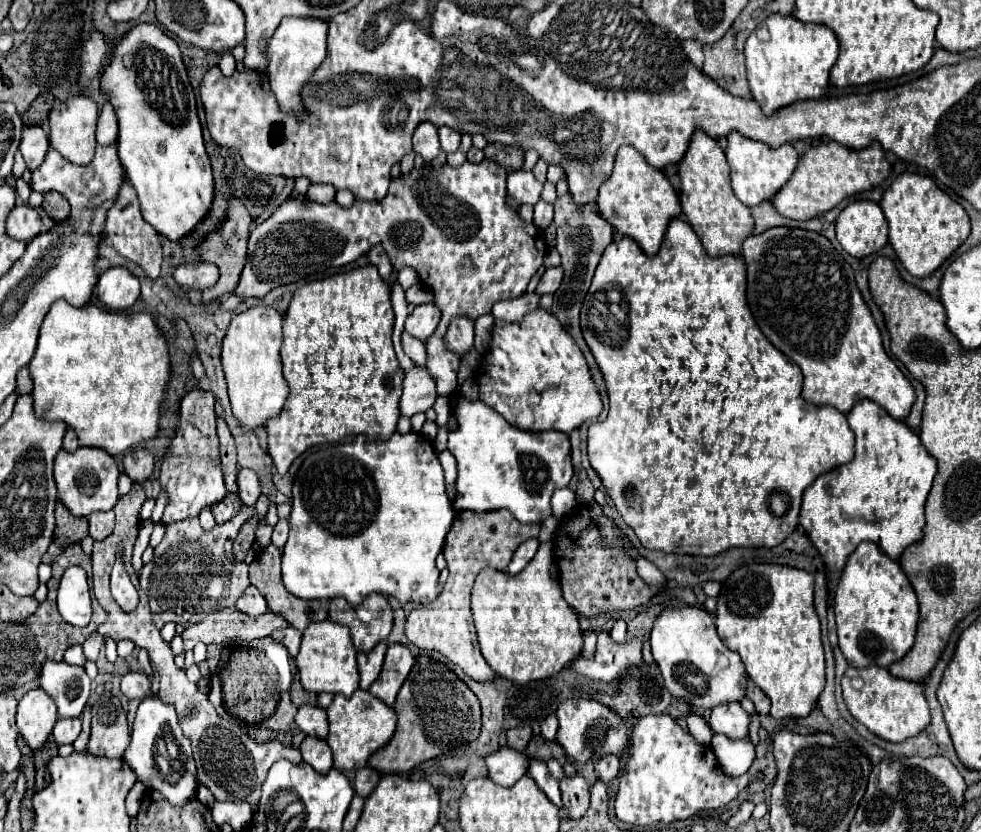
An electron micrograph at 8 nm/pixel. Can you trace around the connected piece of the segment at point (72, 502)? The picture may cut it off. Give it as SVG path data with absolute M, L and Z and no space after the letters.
M79 447L75 453L61 451L55 457L55 483L59 499L77 517L89 517L95 511L109 511L119 501L119 467L115 459L97 447Z

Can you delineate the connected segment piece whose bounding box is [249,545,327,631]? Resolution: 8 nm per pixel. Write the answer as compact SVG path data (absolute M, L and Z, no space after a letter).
M269 545L255 555L253 563L249 565L249 579L251 579L251 585L255 585L261 591L261 595L267 599L269 609L283 615L299 631L303 631L309 623L327 619L327 605L323 601L297 599L295 595L289 595L289 591L285 591L285 585L281 581L281 551L275 545Z

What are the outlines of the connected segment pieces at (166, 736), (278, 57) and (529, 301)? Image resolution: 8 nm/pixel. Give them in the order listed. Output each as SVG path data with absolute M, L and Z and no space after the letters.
M157 695L141 701L133 721L131 743L123 759L129 763L129 767L133 767L137 779L147 789L159 791L175 807L185 807L185 803L189 803L197 793L199 781L197 781L197 769L191 755L189 739L183 735L179 727L173 705L161 703Z
M285 17L281 25L277 27L275 35L269 41L269 83L277 97L279 109L285 115L295 115L297 119L303 119L307 115L307 107L303 103L303 87L313 77L313 71L321 67L327 47L327 21L321 19L297 19L297 17Z
M529 293L529 295L517 297L517 299L507 299L507 301L495 303L491 315L495 317L495 321L519 323L527 313L535 311L537 307L539 307L539 295Z

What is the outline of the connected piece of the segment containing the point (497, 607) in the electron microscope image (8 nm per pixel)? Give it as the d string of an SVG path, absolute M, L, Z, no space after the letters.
M547 541L539 545L529 567L517 577L497 569L483 569L477 575L471 611L481 653L495 675L507 681L529 683L557 675L583 651L583 631L577 613L565 603L559 583L549 577L551 563L551 541Z

